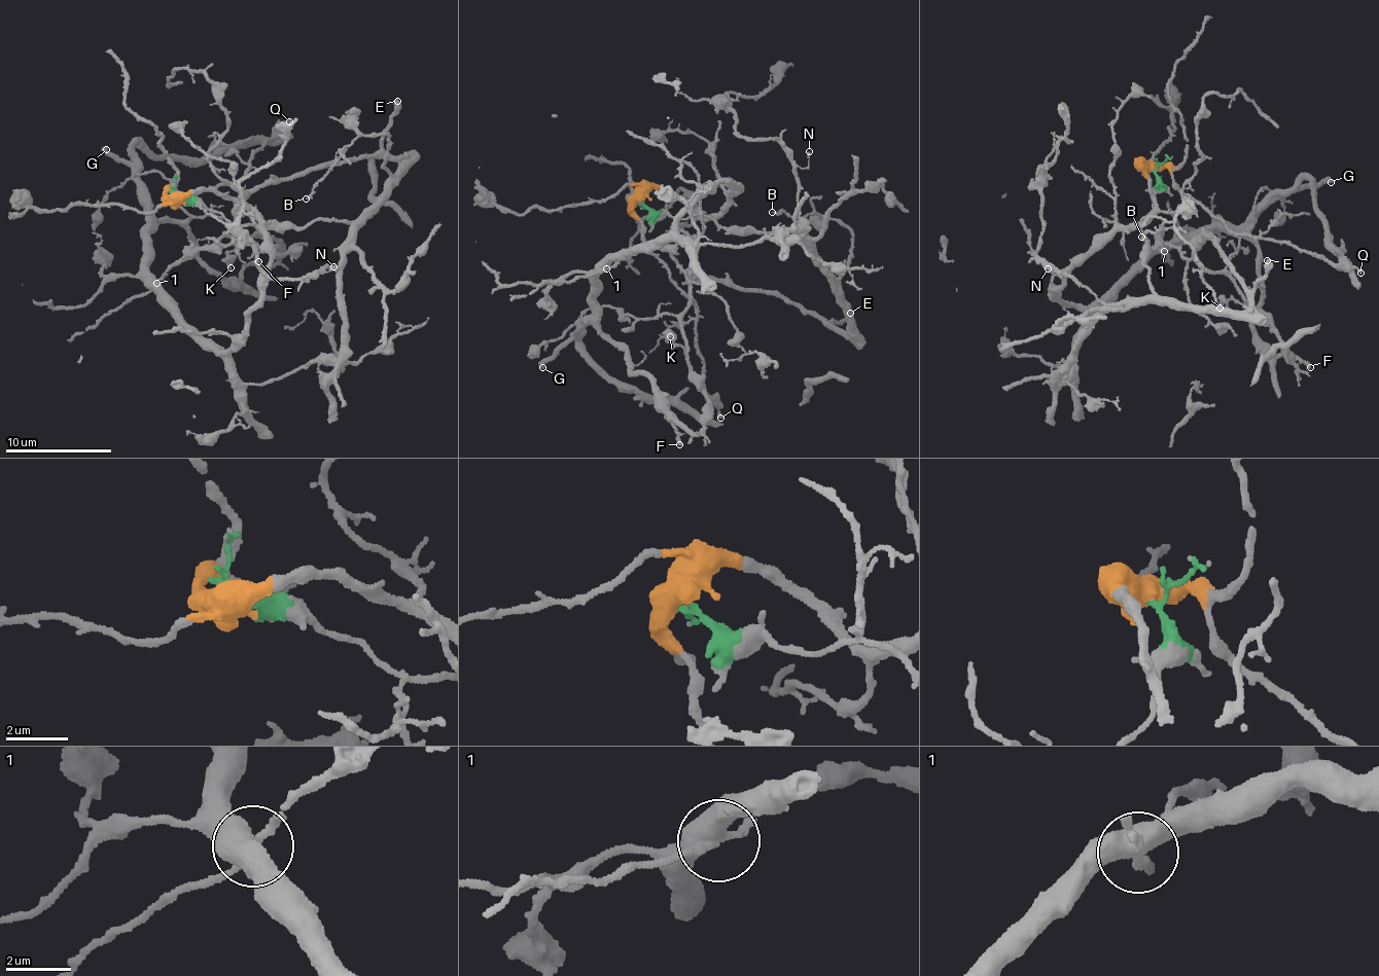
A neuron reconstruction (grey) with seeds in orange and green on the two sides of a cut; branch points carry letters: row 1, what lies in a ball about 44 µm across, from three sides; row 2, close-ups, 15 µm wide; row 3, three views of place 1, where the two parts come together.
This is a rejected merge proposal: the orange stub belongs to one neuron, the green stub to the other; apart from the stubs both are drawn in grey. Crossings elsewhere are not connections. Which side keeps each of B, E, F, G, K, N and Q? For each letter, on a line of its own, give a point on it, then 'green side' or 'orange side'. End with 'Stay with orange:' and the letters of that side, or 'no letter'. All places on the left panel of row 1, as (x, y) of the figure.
B: (306, 199) | green side
E: (397, 101) | green side
F: (258, 261) | orange side
G: (106, 149) | orange side
K: (231, 267) | green side
N: (333, 266) | green side
Q: (289, 121) | orange side
Stay with orange: F, G, Q

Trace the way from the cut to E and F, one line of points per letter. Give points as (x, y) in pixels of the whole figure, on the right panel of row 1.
E: (1152, 171), (1155, 202), (1139, 229), (1155, 292), (1189, 308), (1242, 314), (1267, 260)
F: (1152, 171), (1153, 212), (1063, 273), (1058, 301), (1233, 230), (1259, 253), (1252, 327), (1309, 367)

